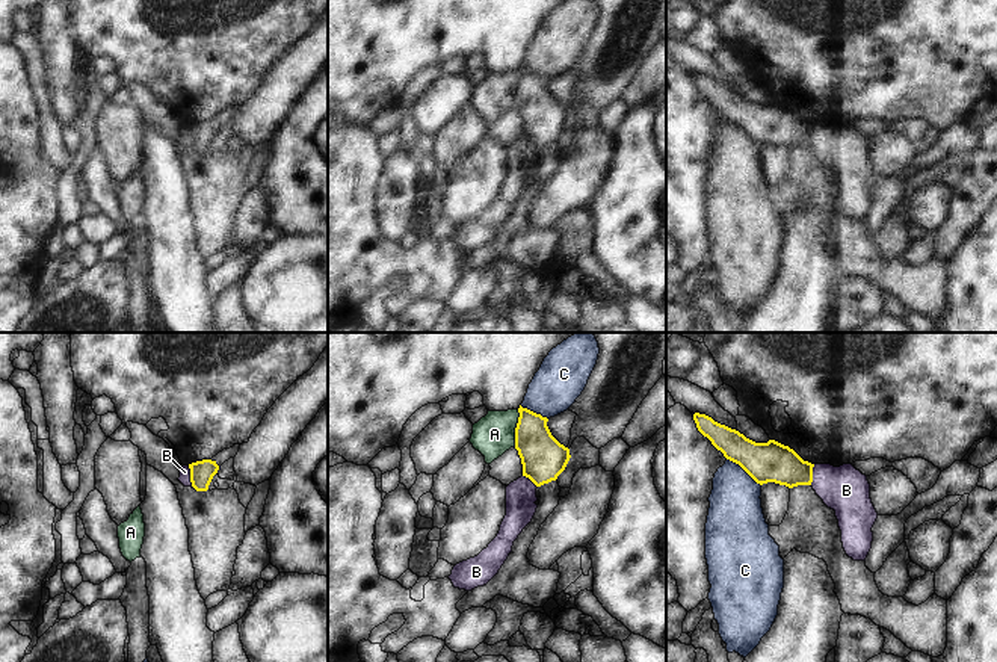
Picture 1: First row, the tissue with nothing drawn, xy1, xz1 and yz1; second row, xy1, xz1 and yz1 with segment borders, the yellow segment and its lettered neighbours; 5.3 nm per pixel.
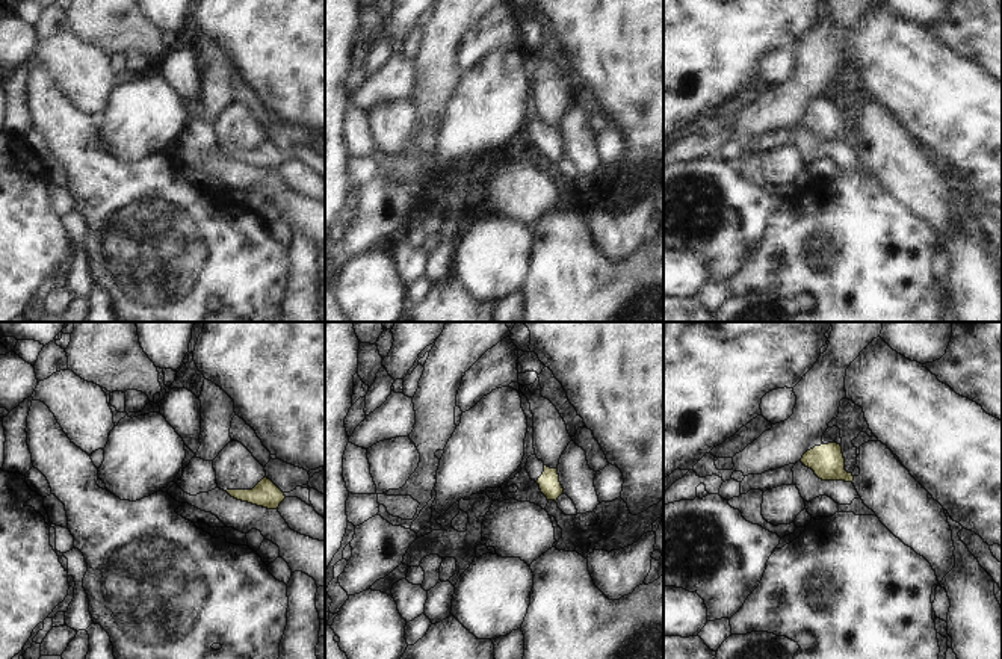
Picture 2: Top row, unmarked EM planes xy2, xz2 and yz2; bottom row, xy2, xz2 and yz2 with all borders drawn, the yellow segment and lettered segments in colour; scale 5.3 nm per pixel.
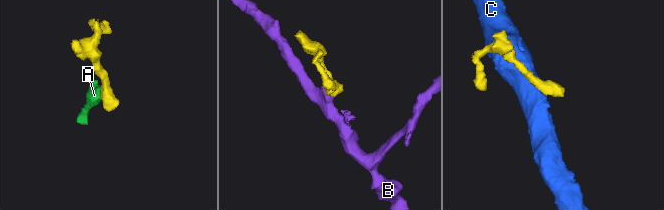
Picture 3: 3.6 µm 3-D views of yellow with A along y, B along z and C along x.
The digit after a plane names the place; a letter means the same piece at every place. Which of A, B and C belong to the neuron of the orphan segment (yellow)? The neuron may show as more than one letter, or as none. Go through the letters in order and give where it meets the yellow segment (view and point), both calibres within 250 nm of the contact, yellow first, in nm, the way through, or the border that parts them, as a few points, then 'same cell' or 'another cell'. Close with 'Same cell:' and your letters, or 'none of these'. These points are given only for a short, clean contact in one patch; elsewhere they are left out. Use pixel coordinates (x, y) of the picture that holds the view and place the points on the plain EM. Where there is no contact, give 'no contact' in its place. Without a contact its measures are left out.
A: meets yellow in xz1 at (515, 89); 240 nm thick on the yellow side, 220 nm on the other; border along xz1 (518, 71), (514, 106); another cell
B: meets yellow in xy1 at (191, 138); 130 nm thick on the yellow side, 60 nm on the other; border along xy1 (188, 127), (194, 148); another cell
C: meets yellow in yz1 at (743, 130); 220 nm thick on the yellow side, 280 nm on the other; another cell
Same cell: none of these

